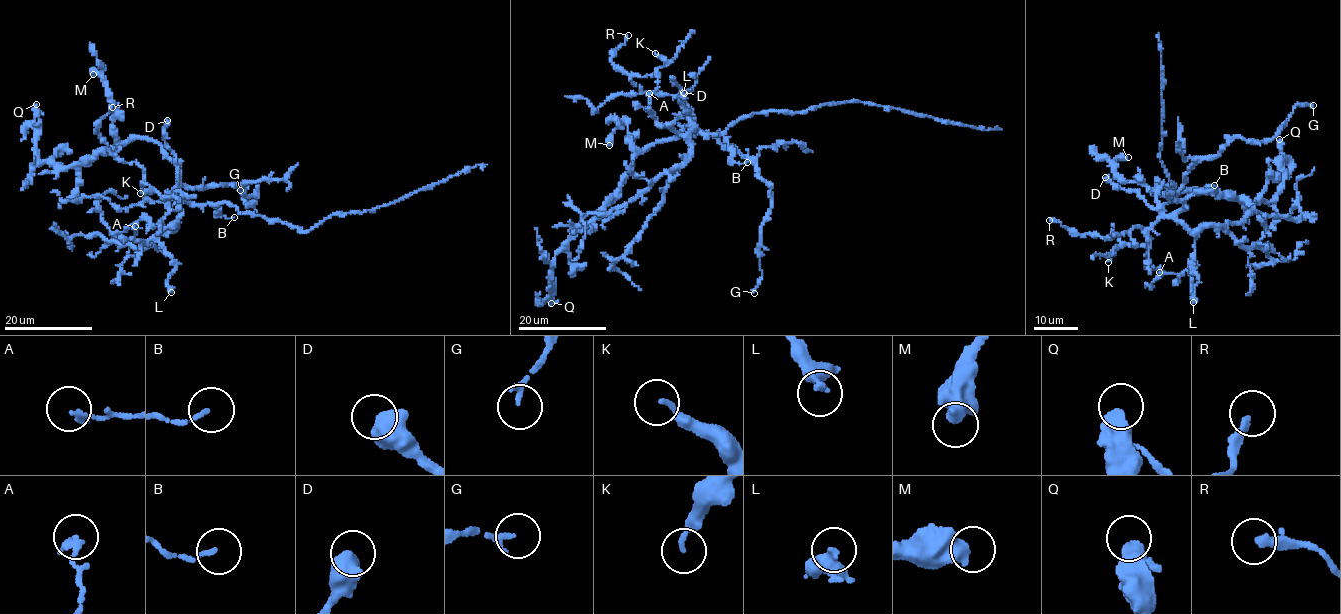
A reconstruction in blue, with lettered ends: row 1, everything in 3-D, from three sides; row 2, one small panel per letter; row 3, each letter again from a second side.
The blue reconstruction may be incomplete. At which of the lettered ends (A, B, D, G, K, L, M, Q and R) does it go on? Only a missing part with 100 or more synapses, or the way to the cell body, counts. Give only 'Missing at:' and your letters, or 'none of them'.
Missing at: none of them

